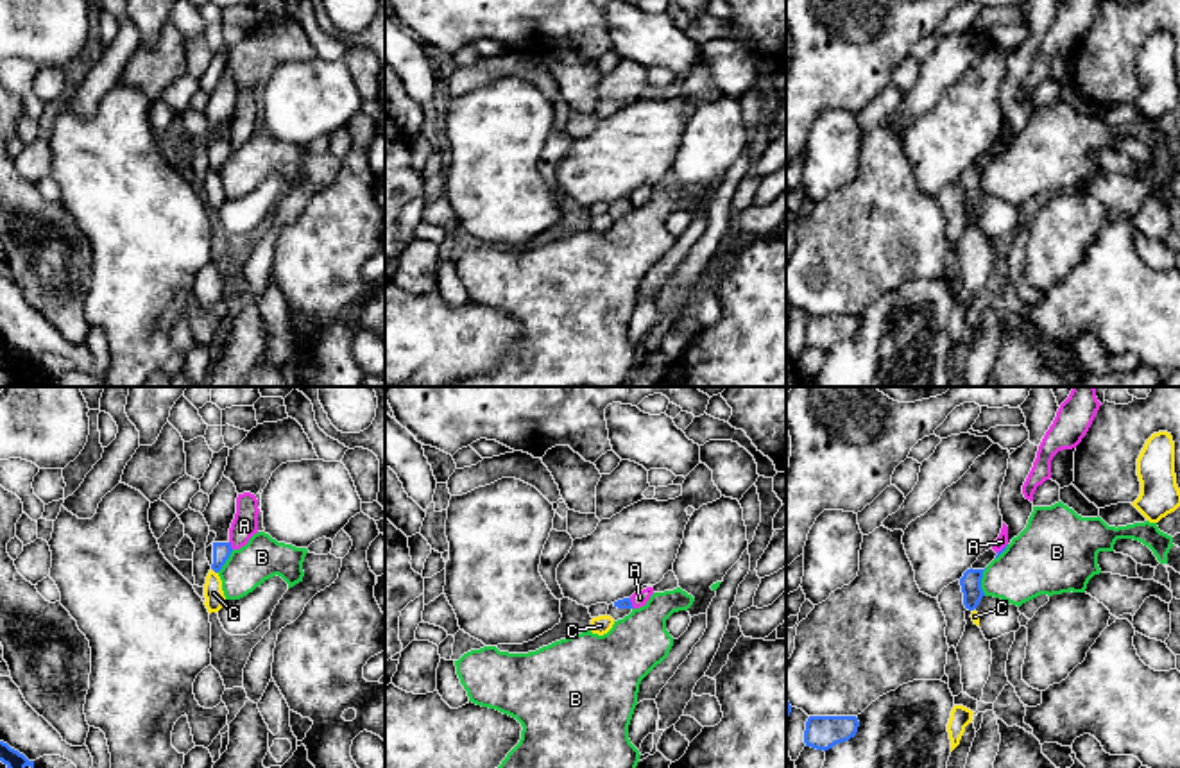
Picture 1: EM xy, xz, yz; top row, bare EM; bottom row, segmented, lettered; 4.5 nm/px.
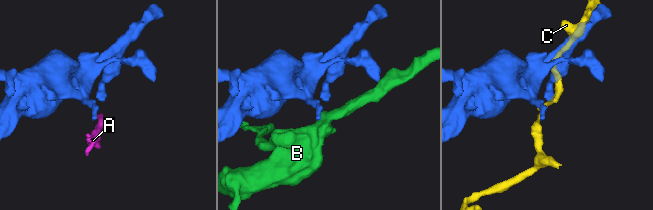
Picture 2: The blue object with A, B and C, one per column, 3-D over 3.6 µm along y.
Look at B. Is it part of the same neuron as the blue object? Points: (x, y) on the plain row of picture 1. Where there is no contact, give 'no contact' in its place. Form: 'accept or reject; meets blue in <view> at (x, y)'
reject; meets blue in yz at (980, 181)

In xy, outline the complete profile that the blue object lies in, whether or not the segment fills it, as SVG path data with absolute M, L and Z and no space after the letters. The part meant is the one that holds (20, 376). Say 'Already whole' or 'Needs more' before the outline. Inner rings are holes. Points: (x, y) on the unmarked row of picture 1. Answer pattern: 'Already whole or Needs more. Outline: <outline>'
Already whole. Outline: M0 340L0 360L11 371L13 387L48 387L34 369L34 360L29 360L23 353Z

